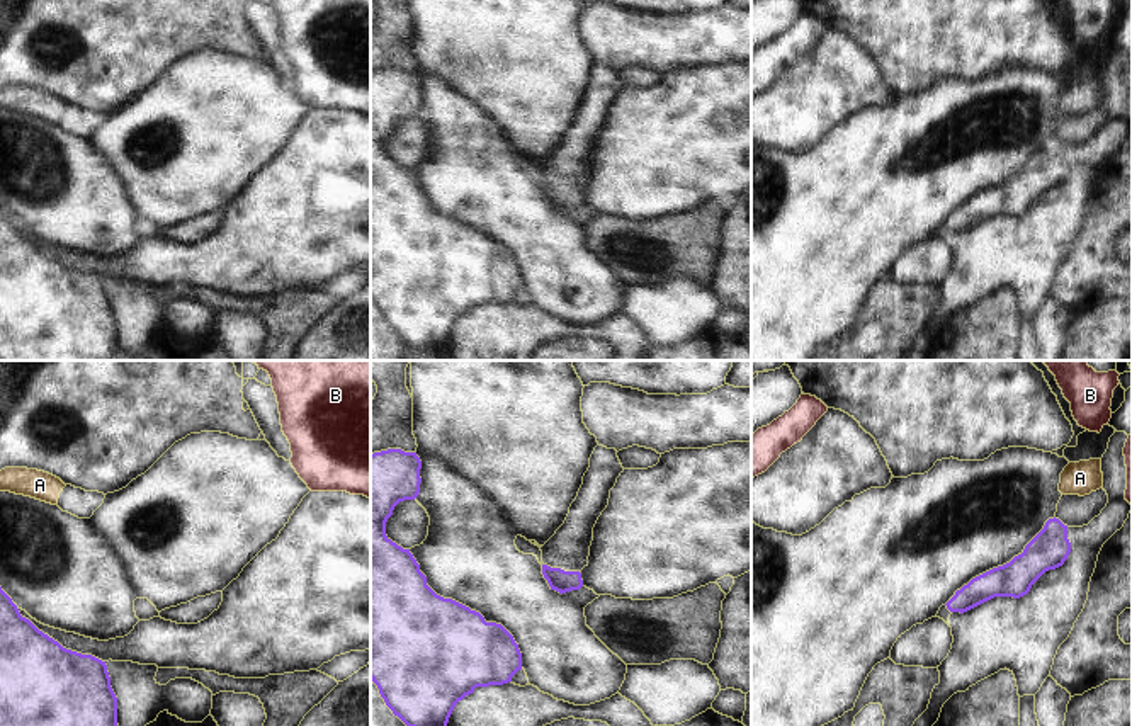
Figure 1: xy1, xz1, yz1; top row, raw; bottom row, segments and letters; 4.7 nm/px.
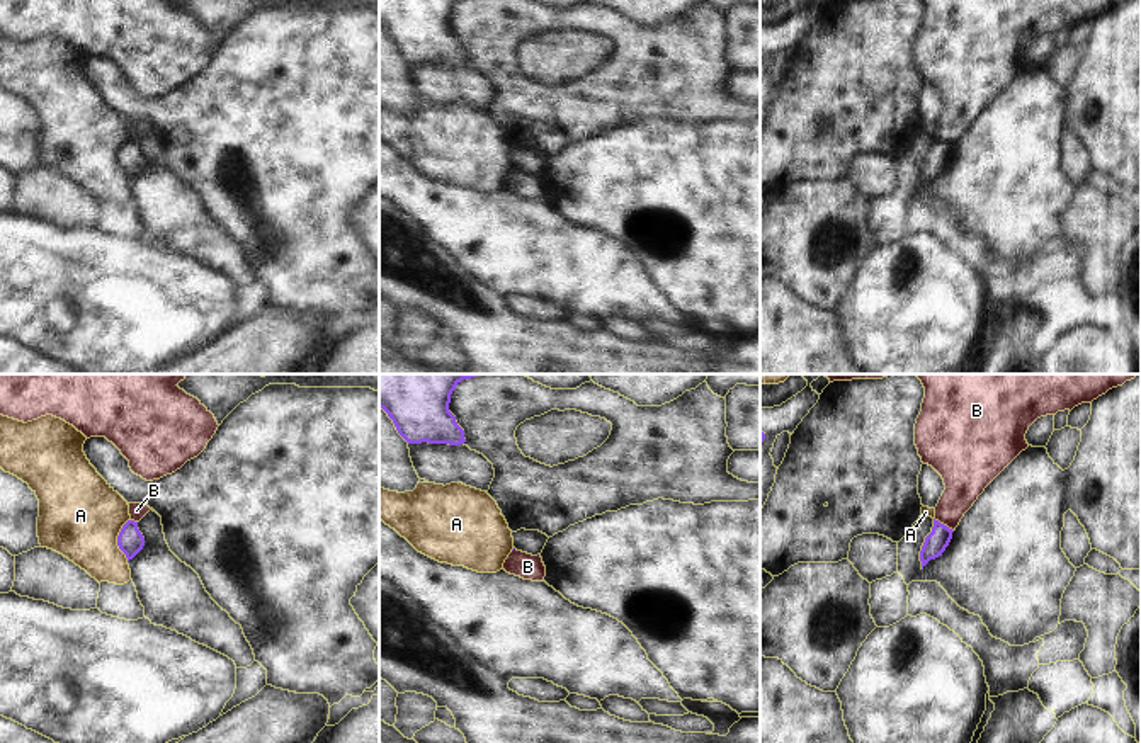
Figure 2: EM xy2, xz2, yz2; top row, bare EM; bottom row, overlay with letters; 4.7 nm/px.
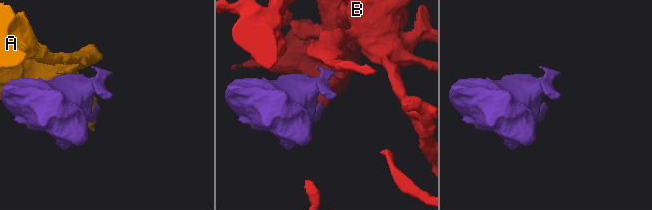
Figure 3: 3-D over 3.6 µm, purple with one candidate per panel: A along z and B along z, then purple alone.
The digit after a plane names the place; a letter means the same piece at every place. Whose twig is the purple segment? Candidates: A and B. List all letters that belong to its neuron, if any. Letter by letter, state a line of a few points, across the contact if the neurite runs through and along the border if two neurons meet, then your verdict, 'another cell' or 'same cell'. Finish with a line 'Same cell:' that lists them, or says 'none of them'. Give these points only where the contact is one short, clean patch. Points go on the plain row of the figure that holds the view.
A: another cell
B: line yz2 (934, 138), (953, 150); another cell
Same cell: none of them

